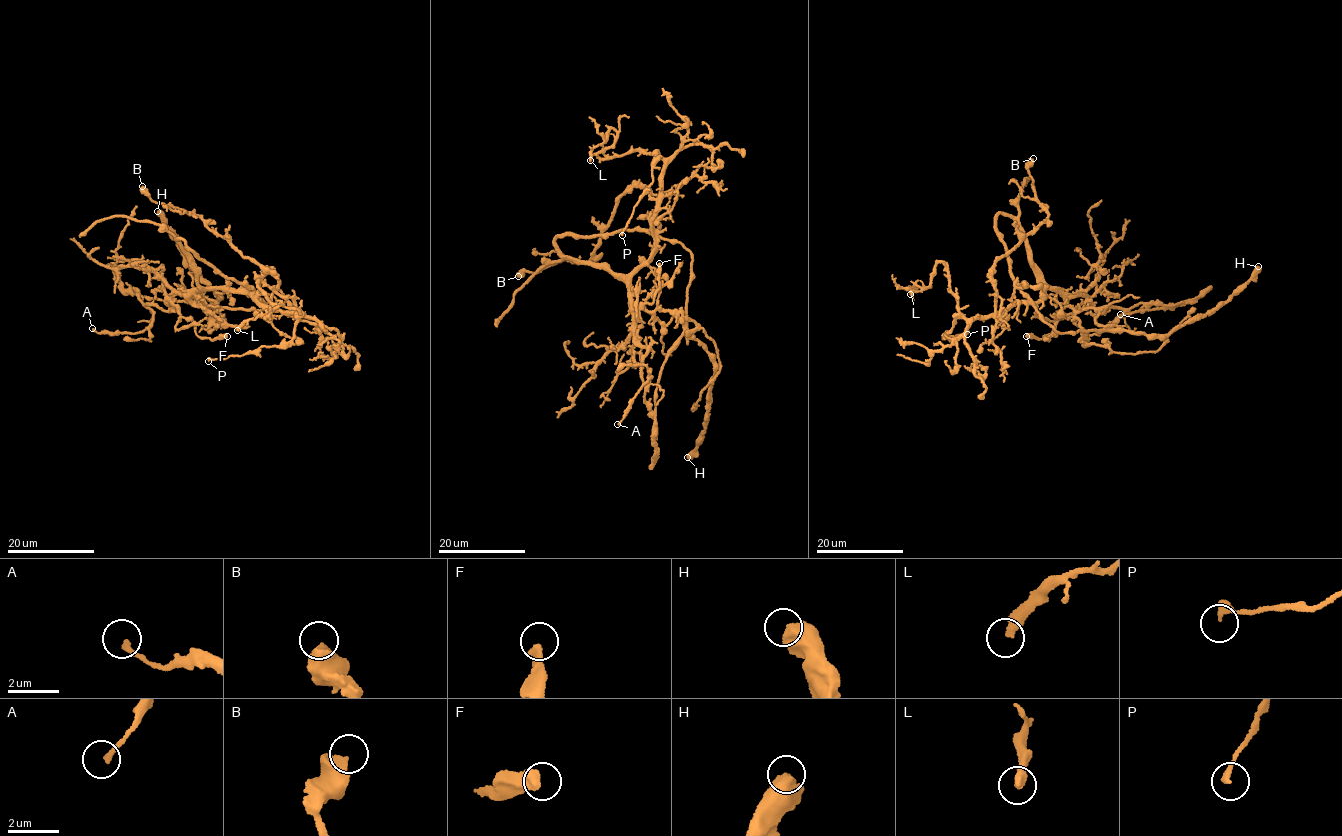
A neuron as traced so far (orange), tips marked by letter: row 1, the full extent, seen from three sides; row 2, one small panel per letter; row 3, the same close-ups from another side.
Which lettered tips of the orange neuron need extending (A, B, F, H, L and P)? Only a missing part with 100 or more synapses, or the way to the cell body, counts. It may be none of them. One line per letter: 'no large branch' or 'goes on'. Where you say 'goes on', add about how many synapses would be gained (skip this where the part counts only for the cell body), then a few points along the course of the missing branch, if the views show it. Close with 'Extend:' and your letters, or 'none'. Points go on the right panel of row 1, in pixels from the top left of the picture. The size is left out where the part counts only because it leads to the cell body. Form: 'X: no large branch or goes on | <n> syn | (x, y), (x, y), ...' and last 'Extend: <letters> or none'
A: no large branch
B: no large branch
F: no large branch
H: no large branch
L: no large branch
P: no large branch
Extend: none

